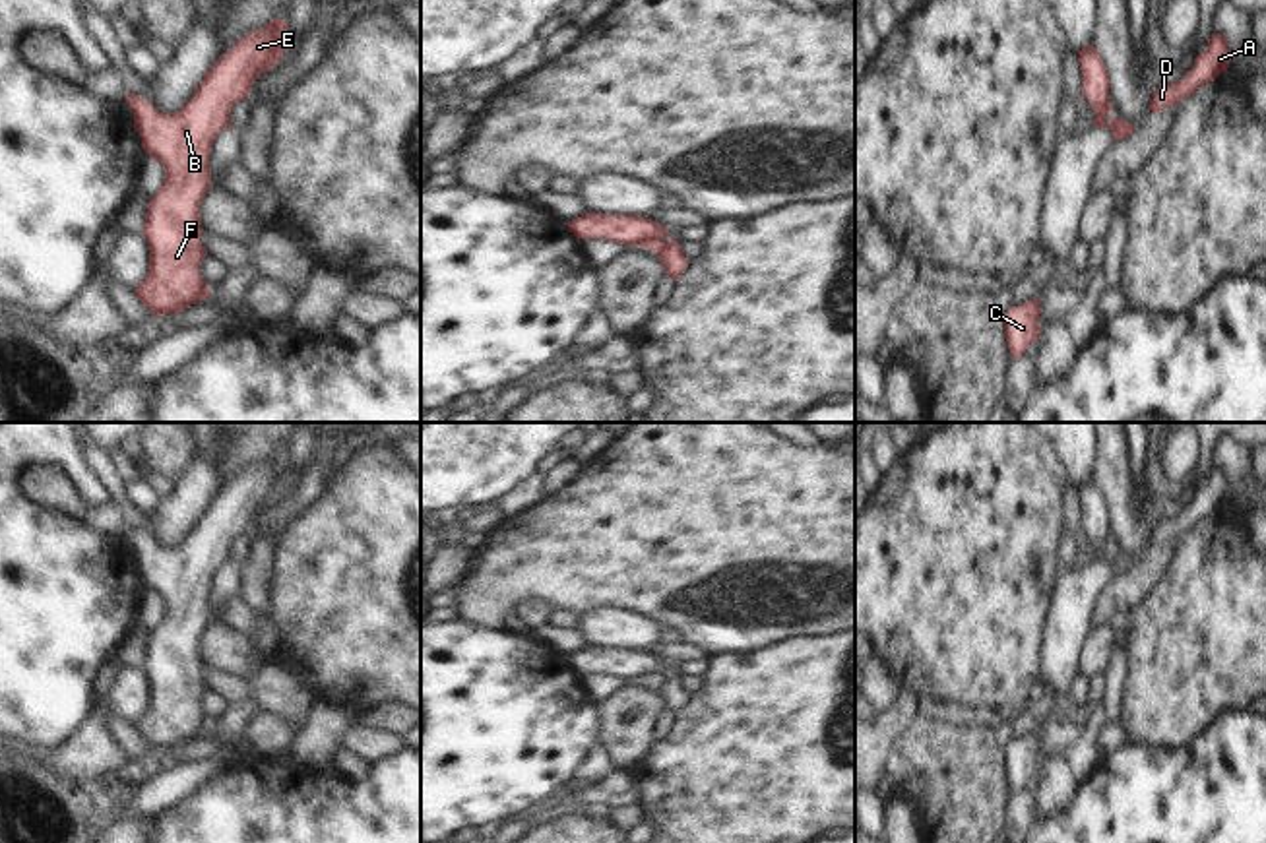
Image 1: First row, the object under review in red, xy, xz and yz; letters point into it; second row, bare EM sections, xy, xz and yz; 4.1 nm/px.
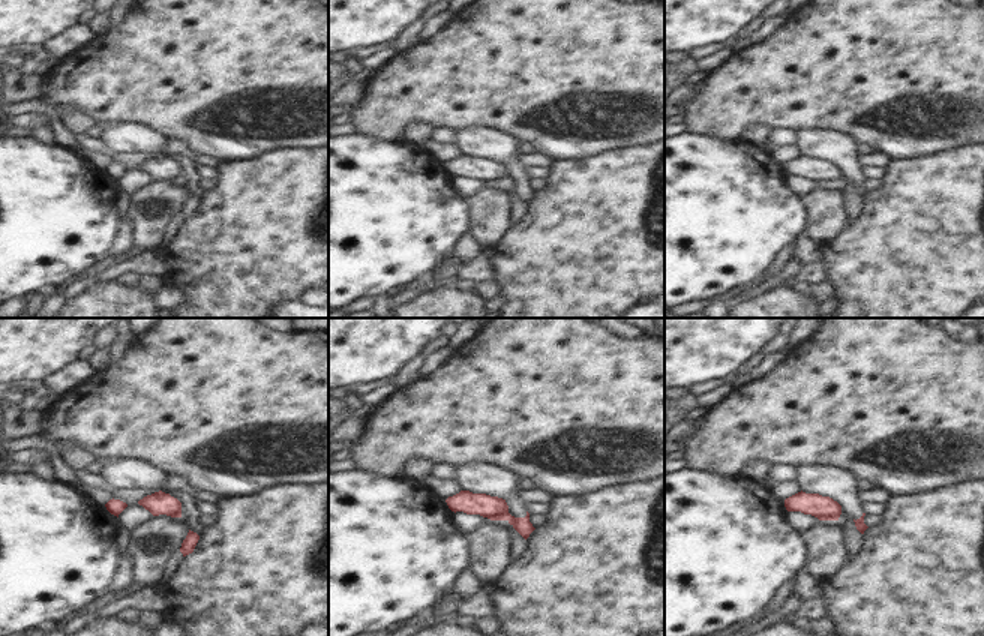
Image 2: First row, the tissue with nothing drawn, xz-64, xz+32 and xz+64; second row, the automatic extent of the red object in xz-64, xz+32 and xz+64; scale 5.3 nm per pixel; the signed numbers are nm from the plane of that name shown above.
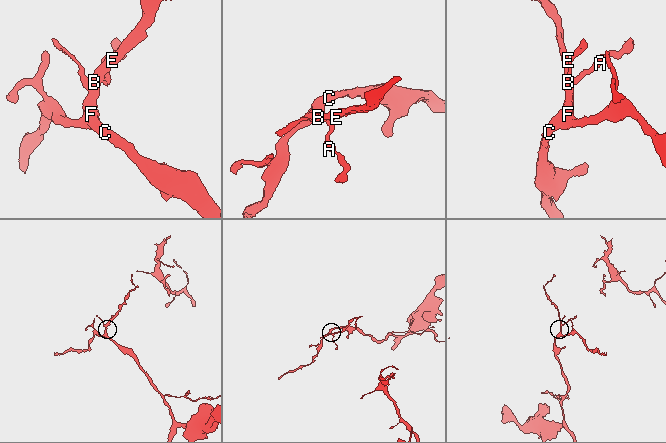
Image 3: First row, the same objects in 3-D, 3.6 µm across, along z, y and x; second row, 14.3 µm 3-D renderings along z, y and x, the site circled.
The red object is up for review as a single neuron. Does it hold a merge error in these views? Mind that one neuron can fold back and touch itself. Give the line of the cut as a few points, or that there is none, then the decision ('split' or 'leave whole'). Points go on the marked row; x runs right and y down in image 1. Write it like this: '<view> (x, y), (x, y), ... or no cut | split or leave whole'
xz (664, 227), (658, 237) | split

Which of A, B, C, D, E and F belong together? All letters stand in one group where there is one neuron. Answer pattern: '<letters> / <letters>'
A D / B C E F

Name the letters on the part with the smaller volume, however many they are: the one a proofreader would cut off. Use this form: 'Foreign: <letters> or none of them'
Foreign: A, D

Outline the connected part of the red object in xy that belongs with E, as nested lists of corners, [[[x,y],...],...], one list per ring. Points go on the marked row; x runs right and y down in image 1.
[[[283,17],[238,39],[173,114],[153,109],[136,93],[124,97],[145,155],[165,169],[165,182],[147,203],[142,233],[149,244],[149,271],[134,289],[155,318],[174,316],[211,297],[200,275],[200,264],[207,256],[200,240],[200,202],[211,184],[209,151],[217,134],[231,126],[233,105],[246,99],[252,83],[281,62],[285,35]]]

